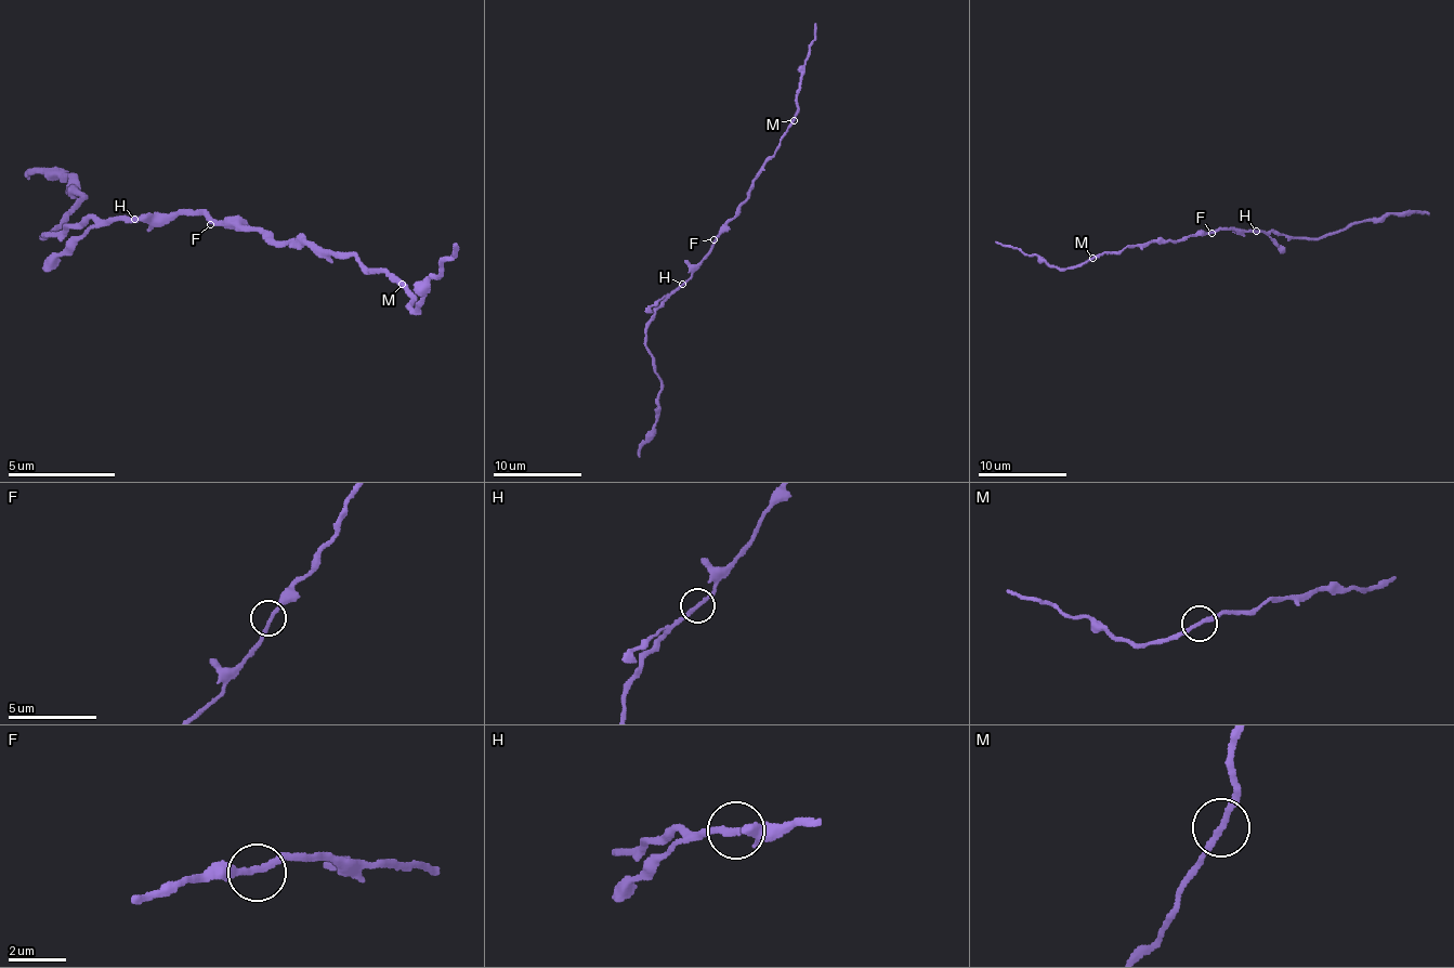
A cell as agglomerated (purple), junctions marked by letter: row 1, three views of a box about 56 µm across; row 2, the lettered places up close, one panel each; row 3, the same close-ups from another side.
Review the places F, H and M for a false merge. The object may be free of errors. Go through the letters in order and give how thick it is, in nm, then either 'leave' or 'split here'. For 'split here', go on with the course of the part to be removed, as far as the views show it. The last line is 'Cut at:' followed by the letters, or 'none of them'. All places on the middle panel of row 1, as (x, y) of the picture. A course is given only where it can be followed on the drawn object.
F: 200 nm | leave
H: 200 nm | leave
M: 200 nm | split here | (794, 119), (798, 110), (798, 83), (816, 24)
Cut at: M

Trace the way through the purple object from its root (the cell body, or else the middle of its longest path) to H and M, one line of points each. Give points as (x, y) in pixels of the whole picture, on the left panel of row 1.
H: (215, 219), (205, 213), (167, 213), (161, 219), (134, 219)
M: (215, 219), (237, 219), (269, 240), (301, 240), (312, 250), (344, 250), (361, 266), (382, 266), (404, 283)

